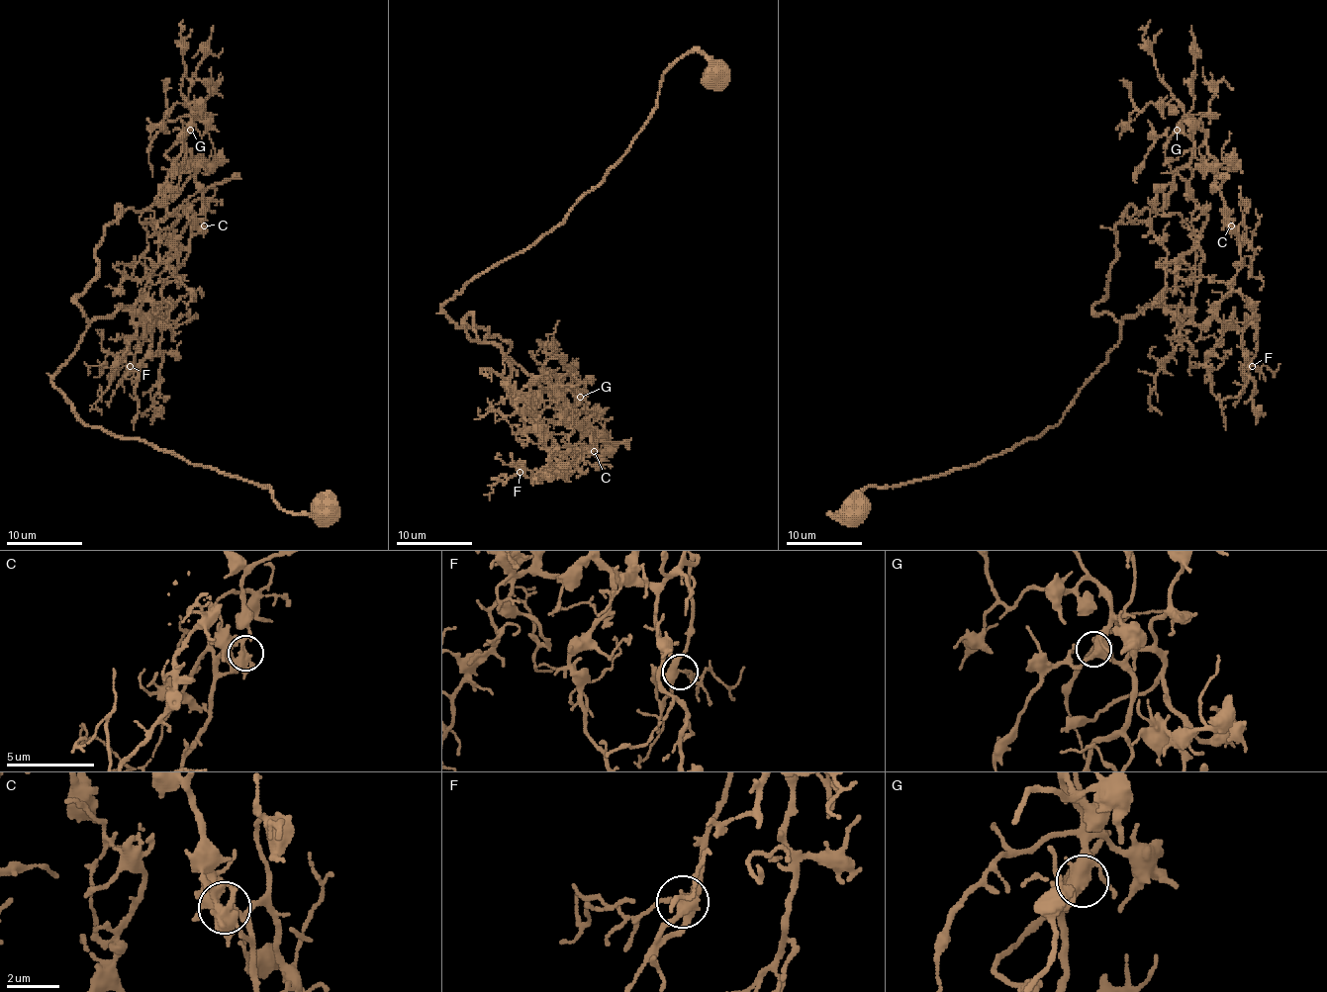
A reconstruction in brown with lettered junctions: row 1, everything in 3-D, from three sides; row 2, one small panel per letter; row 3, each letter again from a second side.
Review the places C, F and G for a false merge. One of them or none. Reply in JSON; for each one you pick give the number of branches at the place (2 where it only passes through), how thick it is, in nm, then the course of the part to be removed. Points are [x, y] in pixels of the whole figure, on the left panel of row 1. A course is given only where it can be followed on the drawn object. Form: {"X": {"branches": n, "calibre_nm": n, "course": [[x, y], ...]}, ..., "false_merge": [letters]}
{"false_merge": []}

